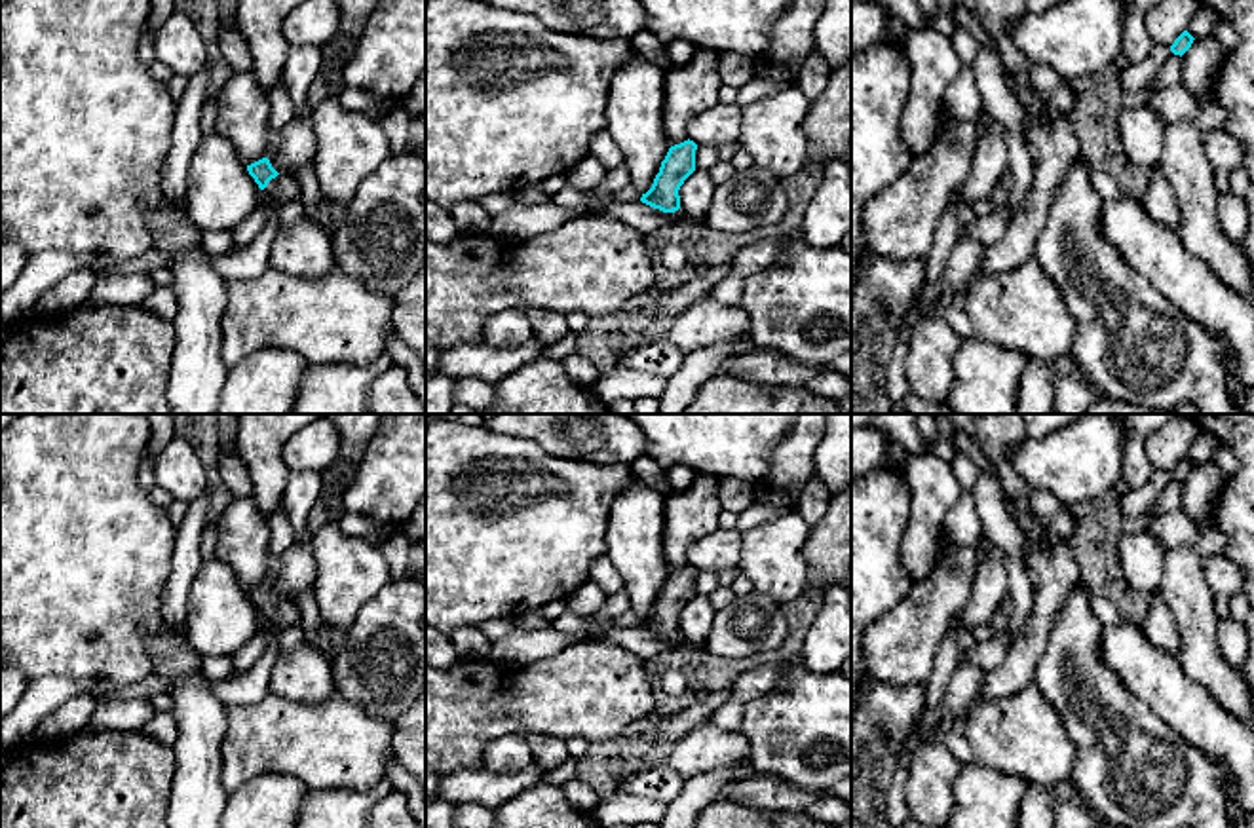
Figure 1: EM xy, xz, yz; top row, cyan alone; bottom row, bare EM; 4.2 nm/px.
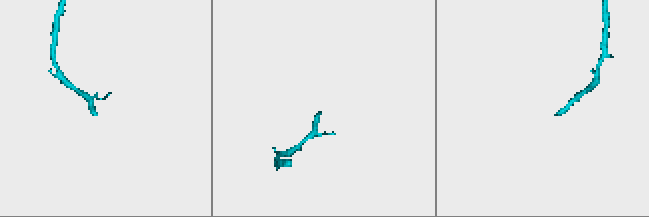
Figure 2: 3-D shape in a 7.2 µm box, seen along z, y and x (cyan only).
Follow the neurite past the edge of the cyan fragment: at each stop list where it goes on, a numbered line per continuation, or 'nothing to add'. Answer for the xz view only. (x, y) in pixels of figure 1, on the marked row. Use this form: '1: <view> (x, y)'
nothing to add

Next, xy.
1: xy (285, 188)

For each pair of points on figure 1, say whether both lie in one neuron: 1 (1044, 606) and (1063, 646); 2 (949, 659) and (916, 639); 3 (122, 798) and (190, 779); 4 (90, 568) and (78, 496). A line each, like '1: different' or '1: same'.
1: different
2: different
3: different
4: same

